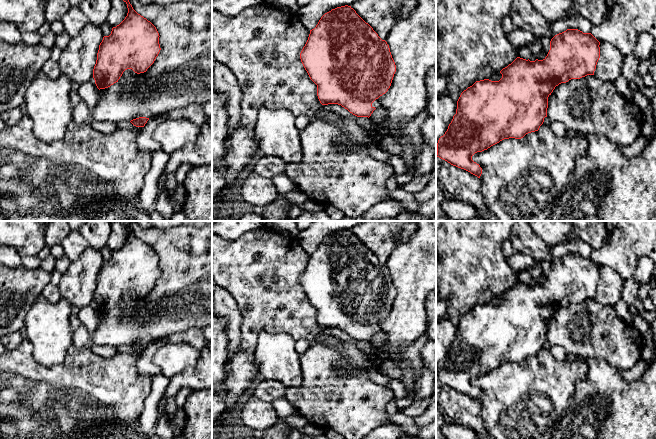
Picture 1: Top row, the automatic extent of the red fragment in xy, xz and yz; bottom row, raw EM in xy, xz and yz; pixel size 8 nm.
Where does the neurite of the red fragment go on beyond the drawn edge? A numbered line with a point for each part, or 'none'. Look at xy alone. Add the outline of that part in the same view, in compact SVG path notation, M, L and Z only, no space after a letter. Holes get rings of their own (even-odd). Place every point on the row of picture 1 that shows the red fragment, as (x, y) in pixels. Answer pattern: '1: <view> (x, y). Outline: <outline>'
none

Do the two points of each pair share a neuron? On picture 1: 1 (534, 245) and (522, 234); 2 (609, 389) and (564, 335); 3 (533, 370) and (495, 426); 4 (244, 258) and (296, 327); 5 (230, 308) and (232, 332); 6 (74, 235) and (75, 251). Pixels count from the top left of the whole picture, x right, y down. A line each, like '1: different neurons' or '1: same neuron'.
1: same neuron
2: different neurons
3: same neuron
4: same neuron
5: same neuron
6: same neuron

